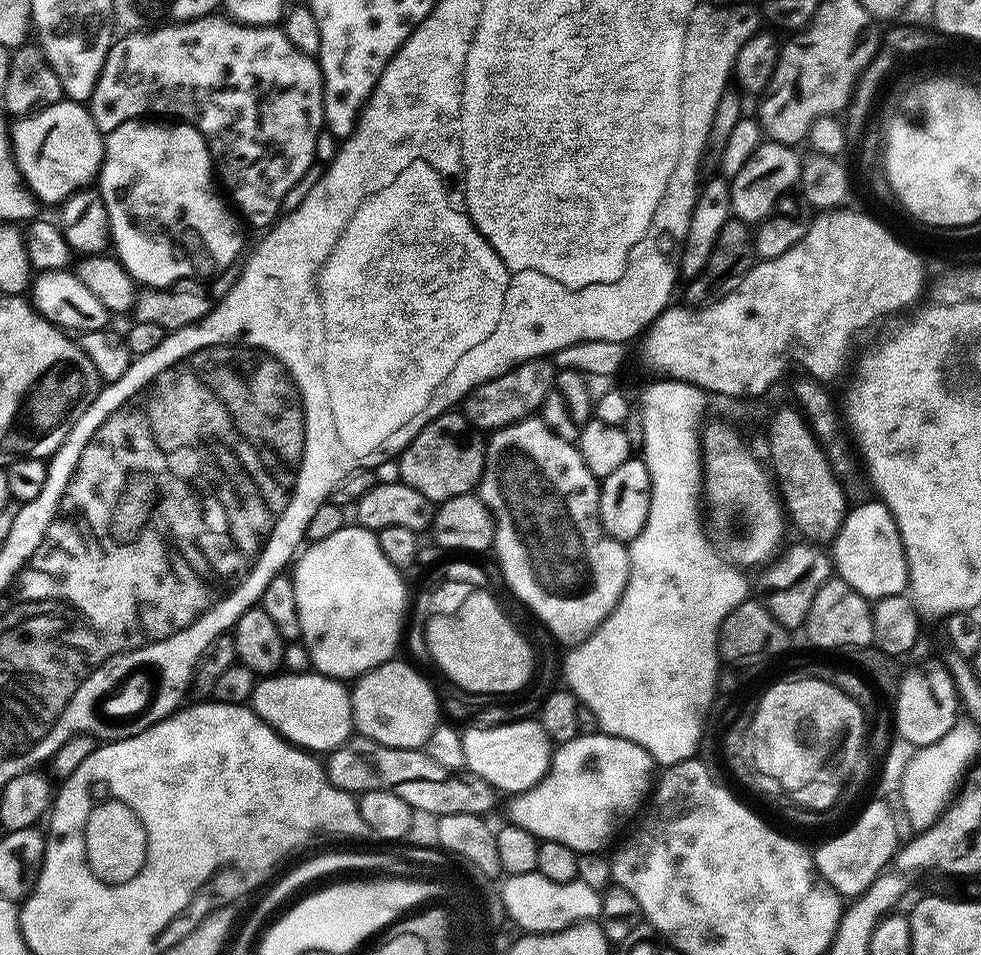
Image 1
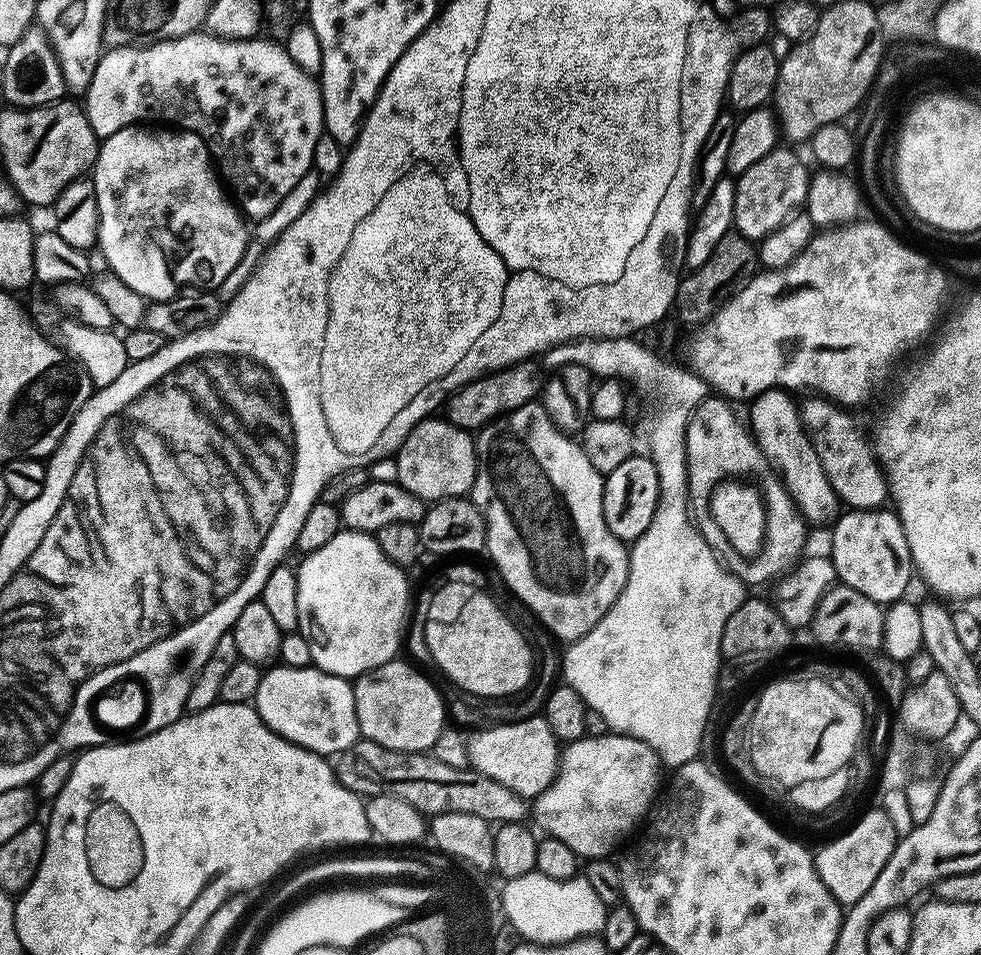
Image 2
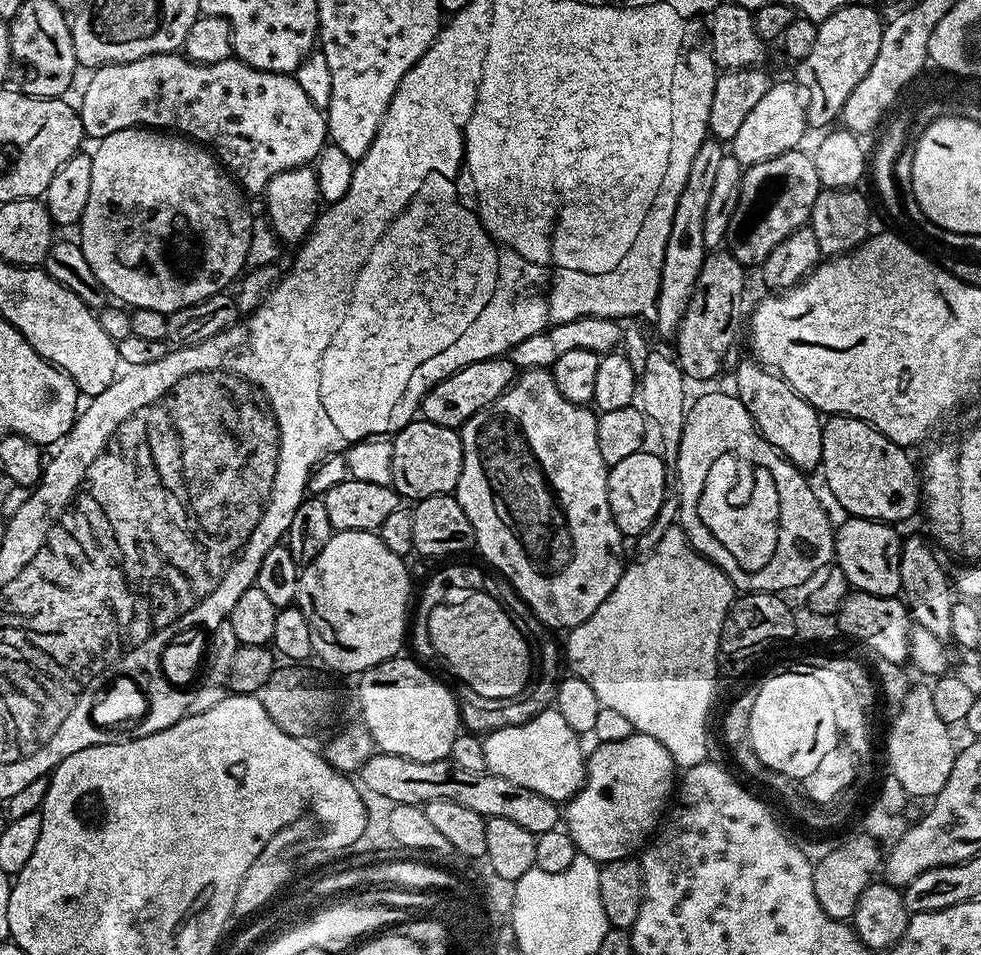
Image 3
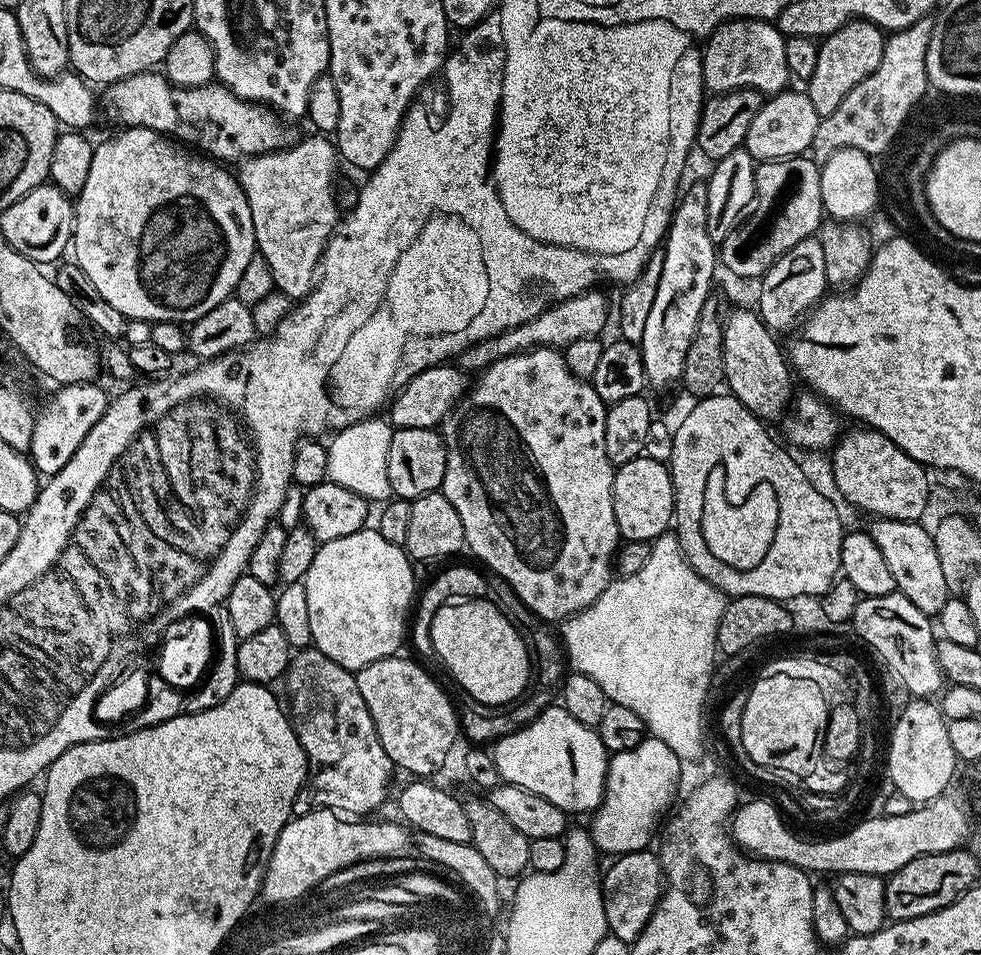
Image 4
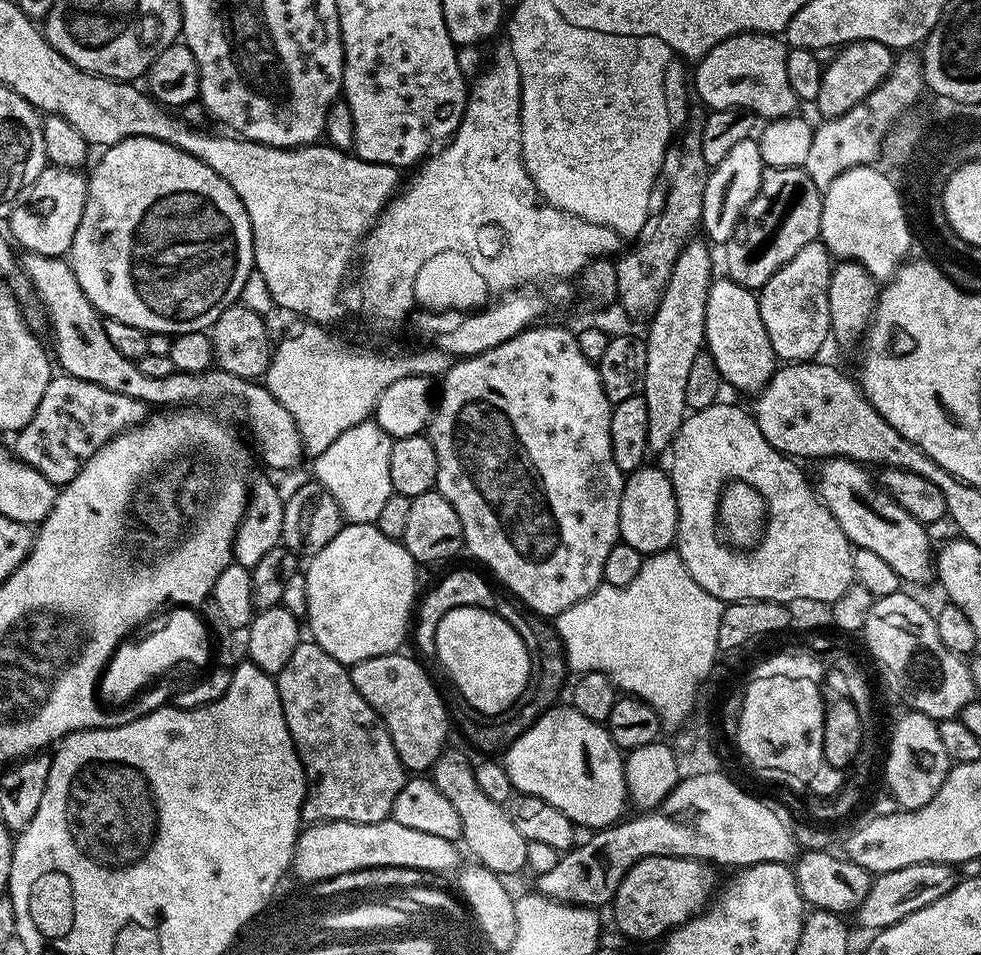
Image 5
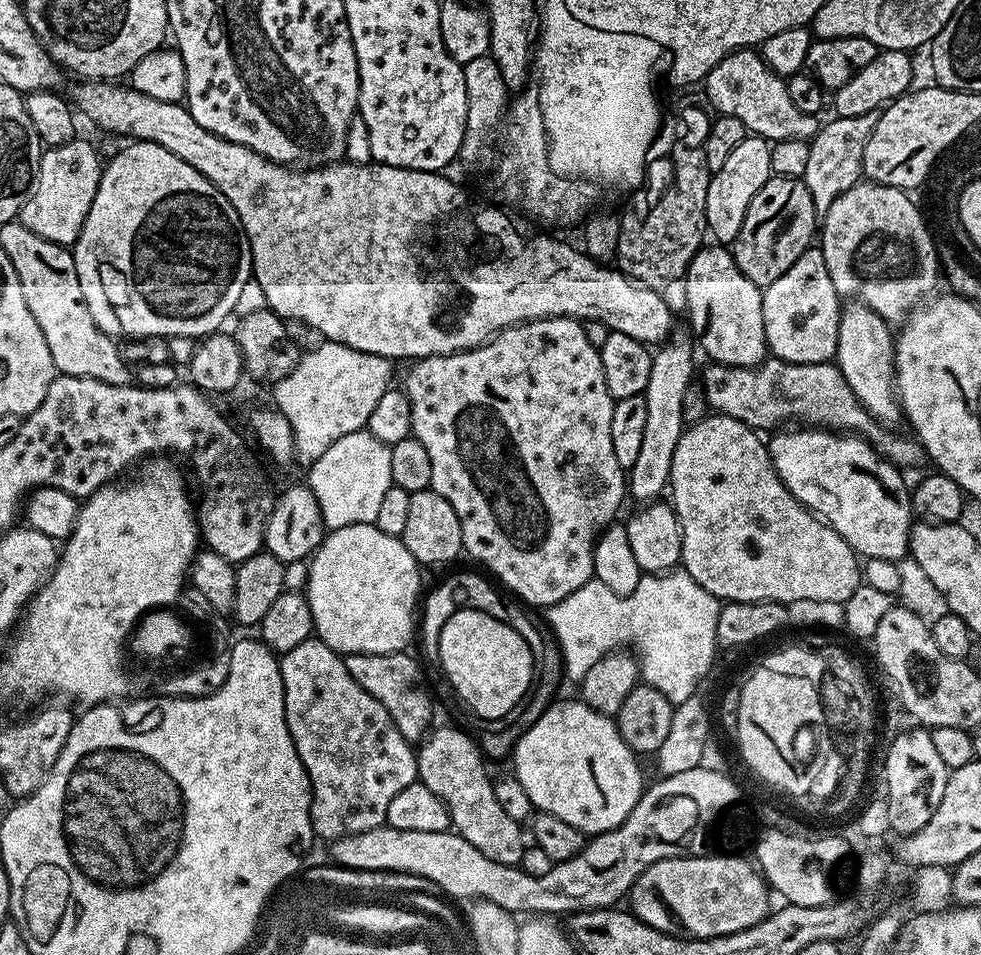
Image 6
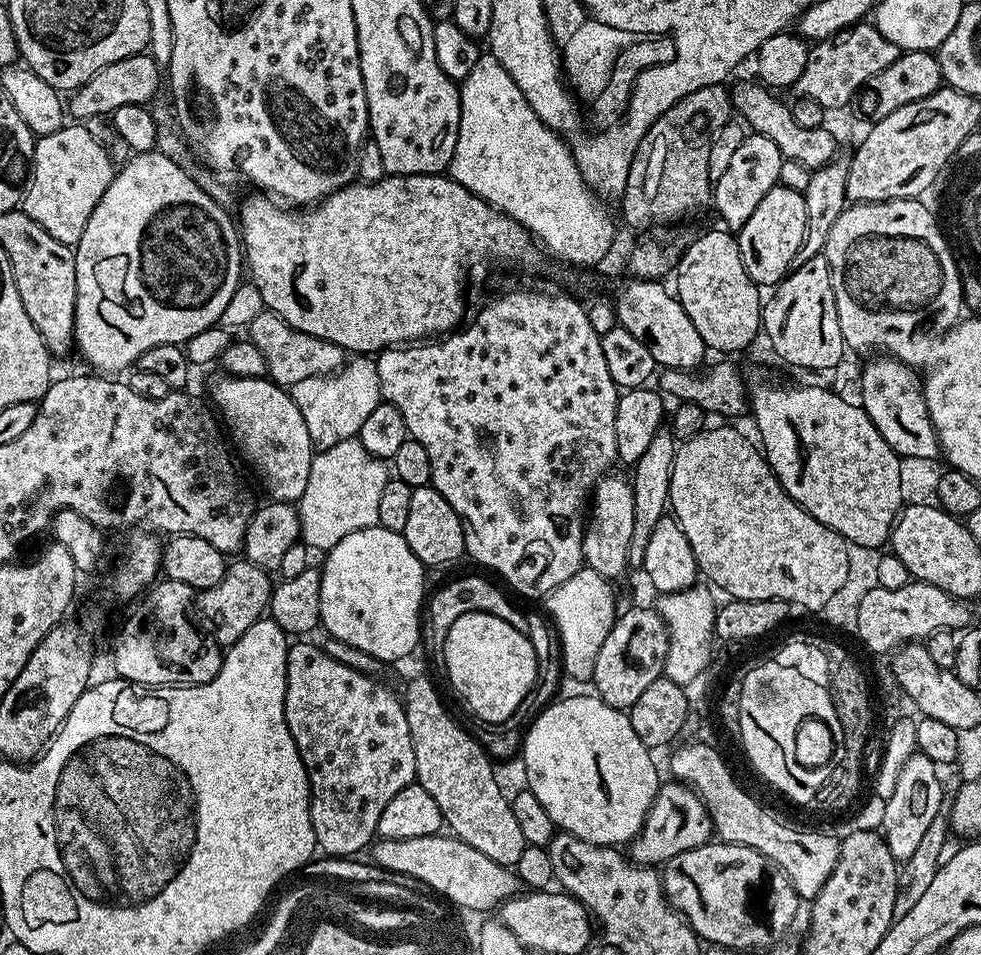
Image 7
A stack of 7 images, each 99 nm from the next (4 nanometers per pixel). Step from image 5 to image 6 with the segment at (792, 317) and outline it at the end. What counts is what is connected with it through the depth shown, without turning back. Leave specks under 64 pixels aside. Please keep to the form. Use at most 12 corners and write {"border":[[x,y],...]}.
{"border":[[807,248],[763,289],[768,350],[795,364],[835,357],[842,298]]}

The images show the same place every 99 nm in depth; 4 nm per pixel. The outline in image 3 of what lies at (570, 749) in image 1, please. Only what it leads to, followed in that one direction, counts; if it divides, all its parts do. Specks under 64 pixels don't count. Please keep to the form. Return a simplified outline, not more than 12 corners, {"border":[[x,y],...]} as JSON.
{"border":[[641,732],[597,743],[562,820],[579,855],[635,857],[678,769]]}

